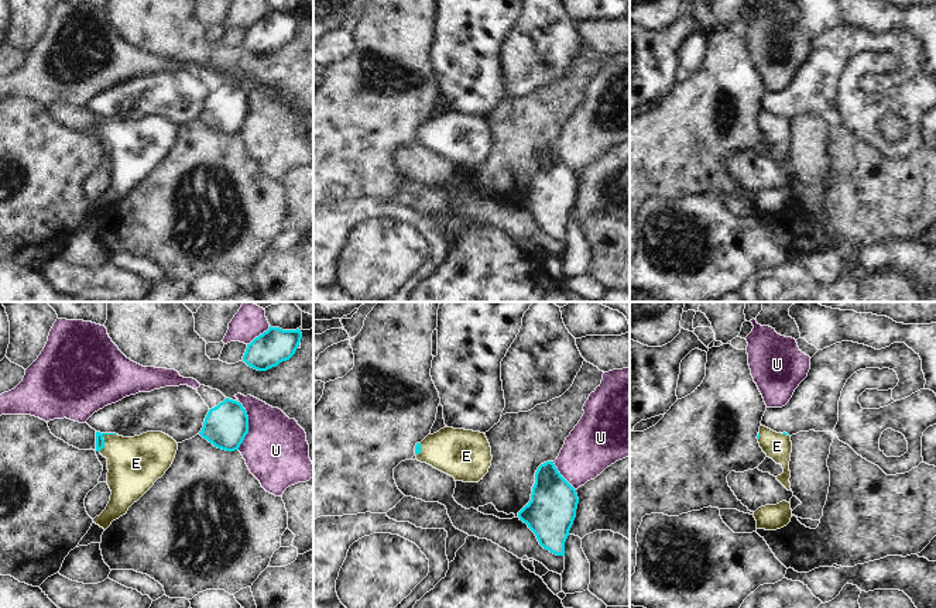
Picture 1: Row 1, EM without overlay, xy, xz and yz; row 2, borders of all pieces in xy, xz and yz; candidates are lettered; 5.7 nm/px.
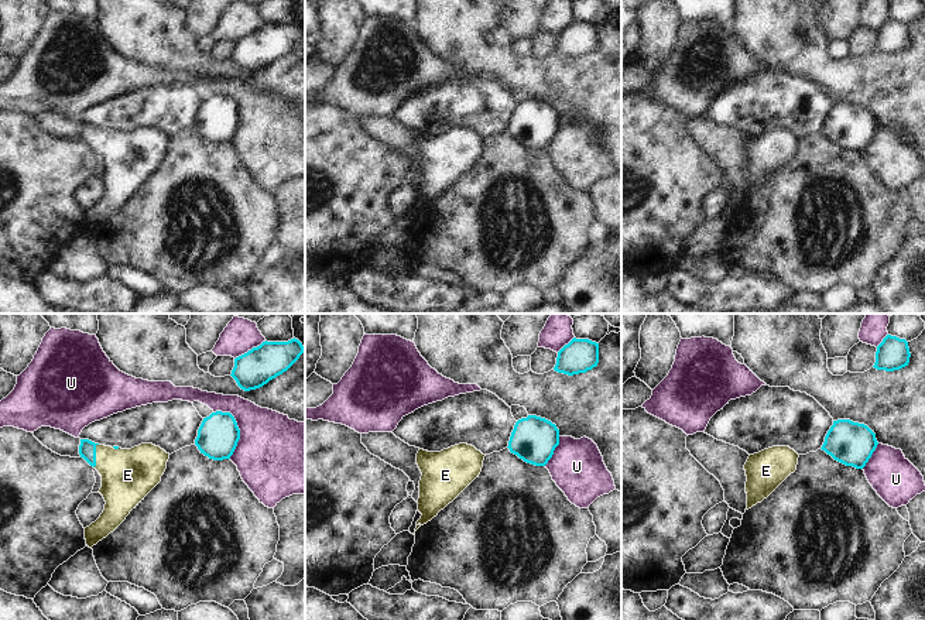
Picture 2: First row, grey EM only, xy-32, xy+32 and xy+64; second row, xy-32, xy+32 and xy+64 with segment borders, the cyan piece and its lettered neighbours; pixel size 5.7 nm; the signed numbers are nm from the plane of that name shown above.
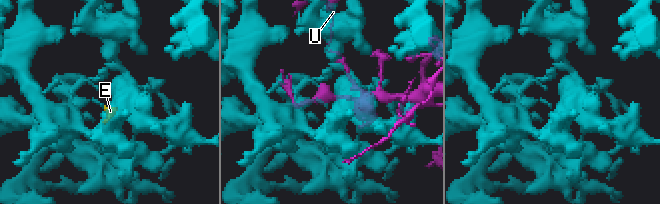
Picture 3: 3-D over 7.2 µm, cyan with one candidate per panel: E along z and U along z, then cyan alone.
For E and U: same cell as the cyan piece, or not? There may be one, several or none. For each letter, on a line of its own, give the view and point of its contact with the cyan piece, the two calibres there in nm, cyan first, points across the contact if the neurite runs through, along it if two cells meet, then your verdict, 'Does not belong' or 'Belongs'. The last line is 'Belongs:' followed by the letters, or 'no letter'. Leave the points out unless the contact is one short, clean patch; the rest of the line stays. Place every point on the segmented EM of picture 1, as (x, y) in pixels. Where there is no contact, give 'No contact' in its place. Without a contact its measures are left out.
E: Touches cyan at xy (102, 438). Thickness 50 nm (cyan) against 300 nm. Path across: xy (99, 436), (102, 438), (136, 463). Belongs
U: Touches cyan at xy (247, 425). Thickness 260 nm (cyan) against 360 nm. Does not belong
Belongs: E.

